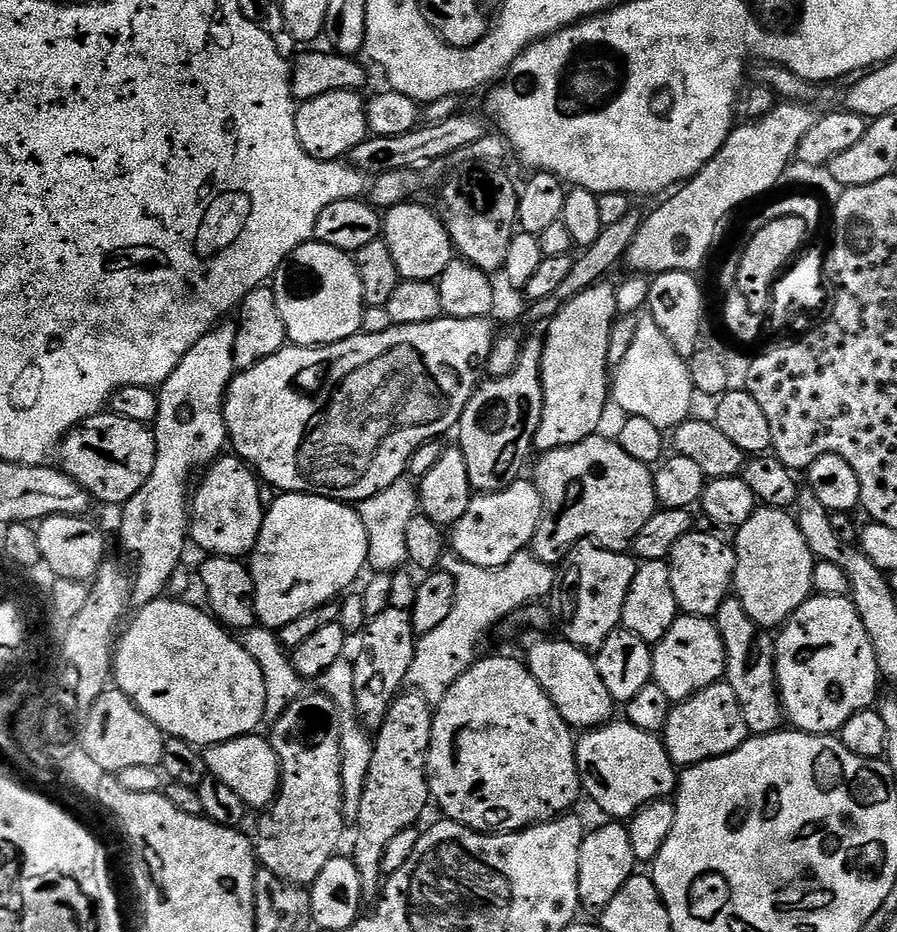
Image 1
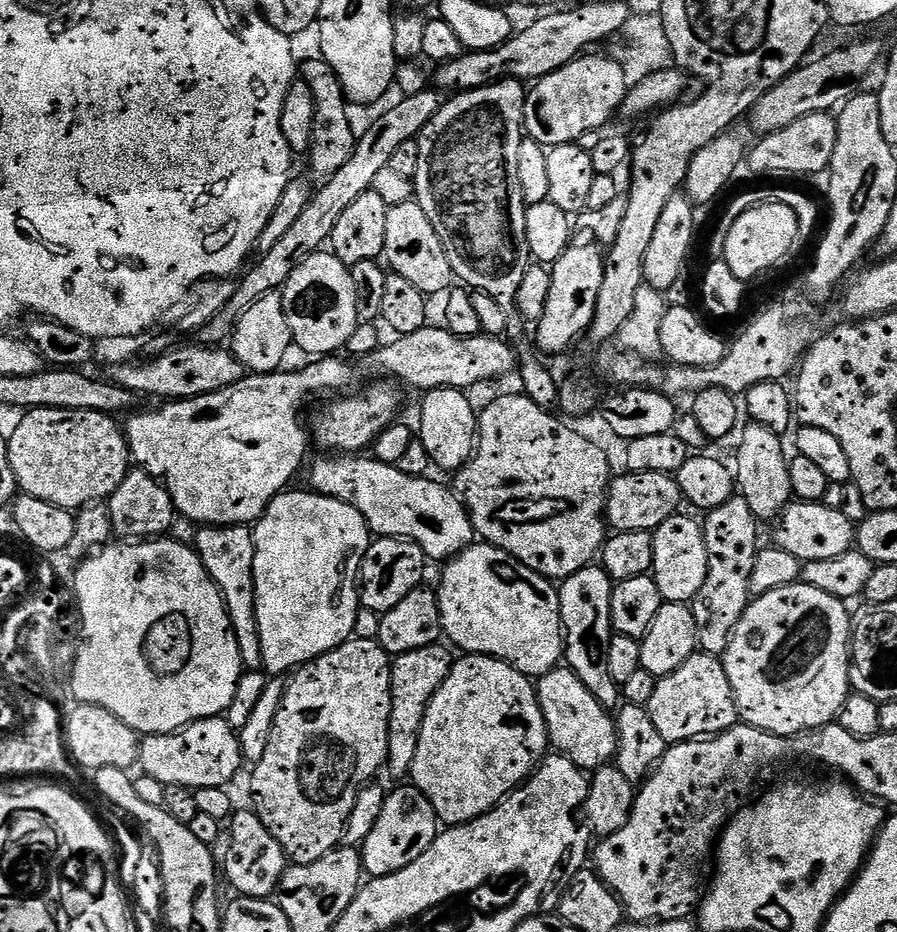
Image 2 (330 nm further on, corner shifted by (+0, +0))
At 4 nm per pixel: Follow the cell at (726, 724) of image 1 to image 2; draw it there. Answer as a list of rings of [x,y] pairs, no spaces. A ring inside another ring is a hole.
[[[698,650],[674,674],[659,677],[654,686],[654,694],[647,706],[650,719],[658,734],[669,746],[685,744],[687,740],[703,740],[735,728],[738,723],[736,699],[726,678],[724,661],[719,656]]]

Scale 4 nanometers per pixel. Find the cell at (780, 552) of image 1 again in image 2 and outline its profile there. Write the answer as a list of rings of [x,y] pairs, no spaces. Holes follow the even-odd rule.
[[[749,423],[747,427],[744,433],[739,433],[741,444],[736,452],[736,464],[734,463],[734,479],[738,494],[748,503],[757,521],[775,521],[794,500],[788,469],[789,457],[784,456],[781,433],[761,424]]]

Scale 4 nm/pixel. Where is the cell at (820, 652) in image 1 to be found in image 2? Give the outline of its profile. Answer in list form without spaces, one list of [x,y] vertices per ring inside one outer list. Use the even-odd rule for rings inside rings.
[[[803,582],[770,590],[749,603],[722,657],[743,723],[775,736],[795,738],[802,732],[831,724],[839,717],[850,694],[848,666],[854,620],[850,612],[848,616],[848,608],[845,601]]]

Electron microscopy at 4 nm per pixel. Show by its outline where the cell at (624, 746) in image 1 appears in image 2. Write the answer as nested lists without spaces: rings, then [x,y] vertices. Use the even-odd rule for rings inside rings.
[[[561,666],[539,677],[536,697],[548,727],[549,745],[559,755],[570,758],[580,768],[603,768],[616,754],[616,721],[613,713],[604,708],[590,690],[567,666]]]

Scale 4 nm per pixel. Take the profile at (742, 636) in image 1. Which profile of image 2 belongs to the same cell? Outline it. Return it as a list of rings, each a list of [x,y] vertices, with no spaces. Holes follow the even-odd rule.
[[[739,494],[722,502],[722,506],[711,509],[705,516],[708,517],[703,517],[702,523],[706,538],[708,573],[706,582],[702,582],[702,590],[698,590],[690,607],[694,614],[694,622],[698,626],[699,647],[711,656],[723,657],[752,596],[750,574],[754,574],[754,558],[758,551],[758,521],[748,503]]]

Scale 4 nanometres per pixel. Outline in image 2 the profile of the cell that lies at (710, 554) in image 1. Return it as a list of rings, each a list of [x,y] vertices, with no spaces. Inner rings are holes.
[[[677,514],[666,518],[666,522],[662,522],[662,526],[658,526],[652,533],[654,562],[650,575],[658,586],[661,601],[691,605],[698,590],[702,590],[702,582],[706,582],[708,555],[703,523],[692,516],[684,515]]]

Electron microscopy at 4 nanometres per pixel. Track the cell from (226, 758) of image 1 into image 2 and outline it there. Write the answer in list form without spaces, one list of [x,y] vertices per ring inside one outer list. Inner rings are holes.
[[[223,715],[209,720],[196,720],[179,732],[163,732],[157,736],[145,735],[140,742],[138,768],[143,775],[162,782],[165,788],[186,786],[198,788],[228,788],[240,772],[245,759],[240,752],[237,729],[228,725]]]

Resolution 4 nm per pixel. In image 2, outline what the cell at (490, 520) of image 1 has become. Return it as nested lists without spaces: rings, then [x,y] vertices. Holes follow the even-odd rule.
[[[324,454],[321,460],[313,462],[312,473],[308,476],[312,483],[309,484],[311,491],[354,506],[354,510],[358,510],[358,514],[362,514],[362,518],[368,523],[369,533],[377,537],[397,536],[399,540],[413,540],[429,561],[447,562],[474,543],[472,519],[463,499],[449,485],[447,488],[432,479],[402,474],[402,470],[398,470],[395,464],[383,464],[368,454]]]

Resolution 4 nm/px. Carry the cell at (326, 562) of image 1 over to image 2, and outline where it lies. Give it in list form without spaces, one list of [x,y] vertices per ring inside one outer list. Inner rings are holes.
[[[285,490],[273,498],[270,506],[260,516],[254,525],[252,537],[254,538],[254,594],[256,595],[256,617],[258,618],[258,638],[262,638],[262,662],[263,671],[269,677],[280,678],[293,670],[308,664],[311,660],[317,660],[322,654],[334,650],[345,644],[347,640],[353,639],[355,630],[355,616],[362,607],[360,602],[360,563],[366,554],[370,543],[368,523],[346,502],[338,502],[329,496],[319,496],[317,492],[305,490],[305,492],[292,492]]]

